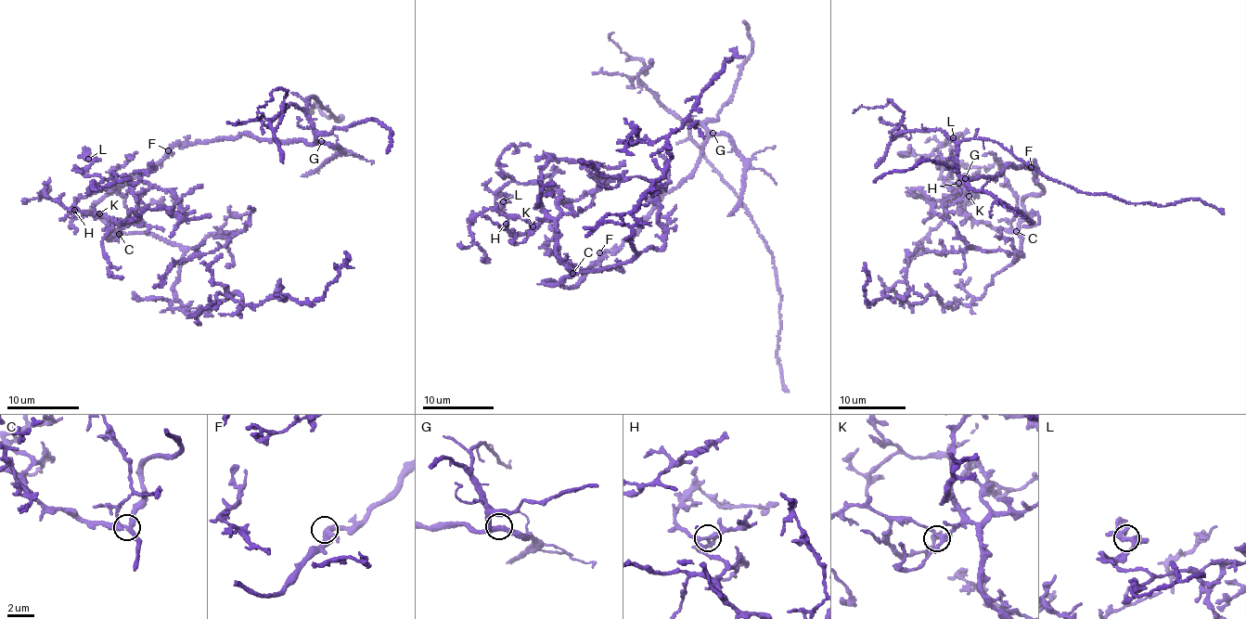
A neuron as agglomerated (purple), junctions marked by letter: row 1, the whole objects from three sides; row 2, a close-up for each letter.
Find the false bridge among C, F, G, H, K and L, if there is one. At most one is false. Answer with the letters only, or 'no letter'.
no letter

